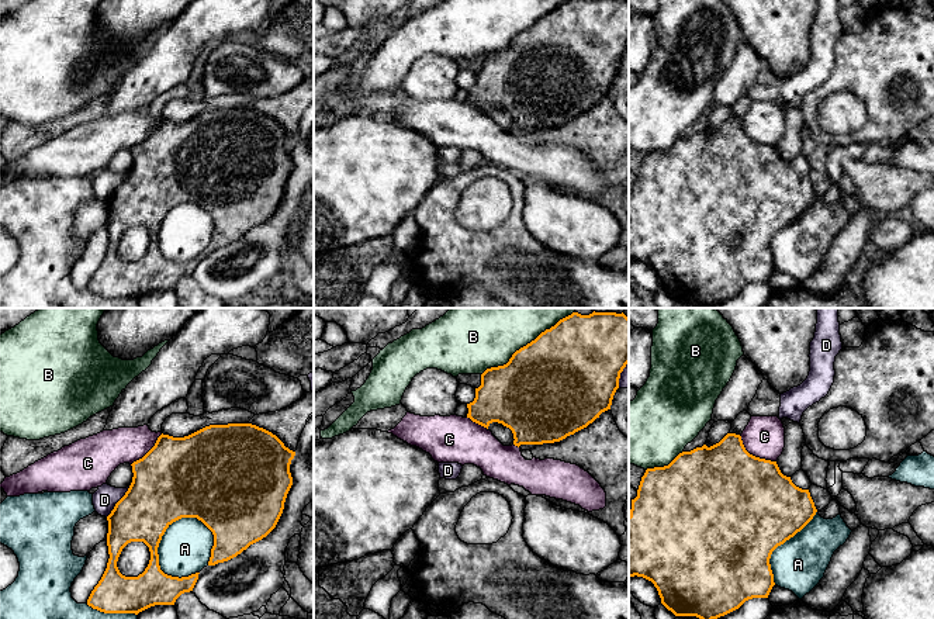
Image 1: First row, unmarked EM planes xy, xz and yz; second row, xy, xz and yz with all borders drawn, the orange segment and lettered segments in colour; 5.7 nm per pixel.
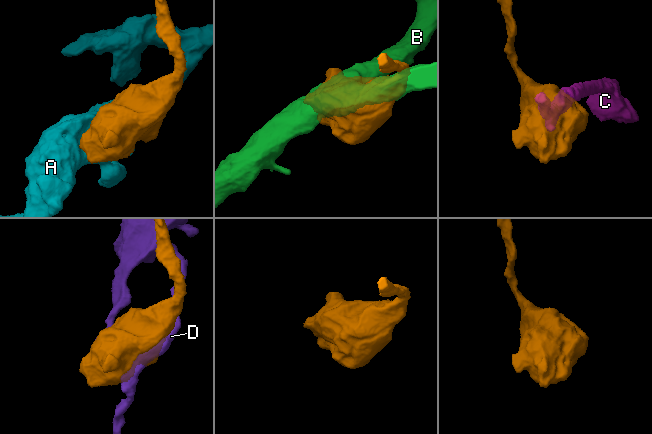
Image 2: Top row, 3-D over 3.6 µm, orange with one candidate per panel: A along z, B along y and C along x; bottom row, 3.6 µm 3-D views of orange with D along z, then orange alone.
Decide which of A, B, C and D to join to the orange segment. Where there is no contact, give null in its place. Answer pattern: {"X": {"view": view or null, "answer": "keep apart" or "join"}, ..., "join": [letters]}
{"A": {"view": "xy", "answer": "keep apart"}, "B": {"view": "xz", "answer": "keep apart"}, "C": {"view": "yz", "answer": "keep apart"}, "D": {"view": "xy", "answer": "keep apart"}, "join": []}

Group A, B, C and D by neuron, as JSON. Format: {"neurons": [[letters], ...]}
{"neurons": [["A"], ["B"], ["C"], ["D"]]}

